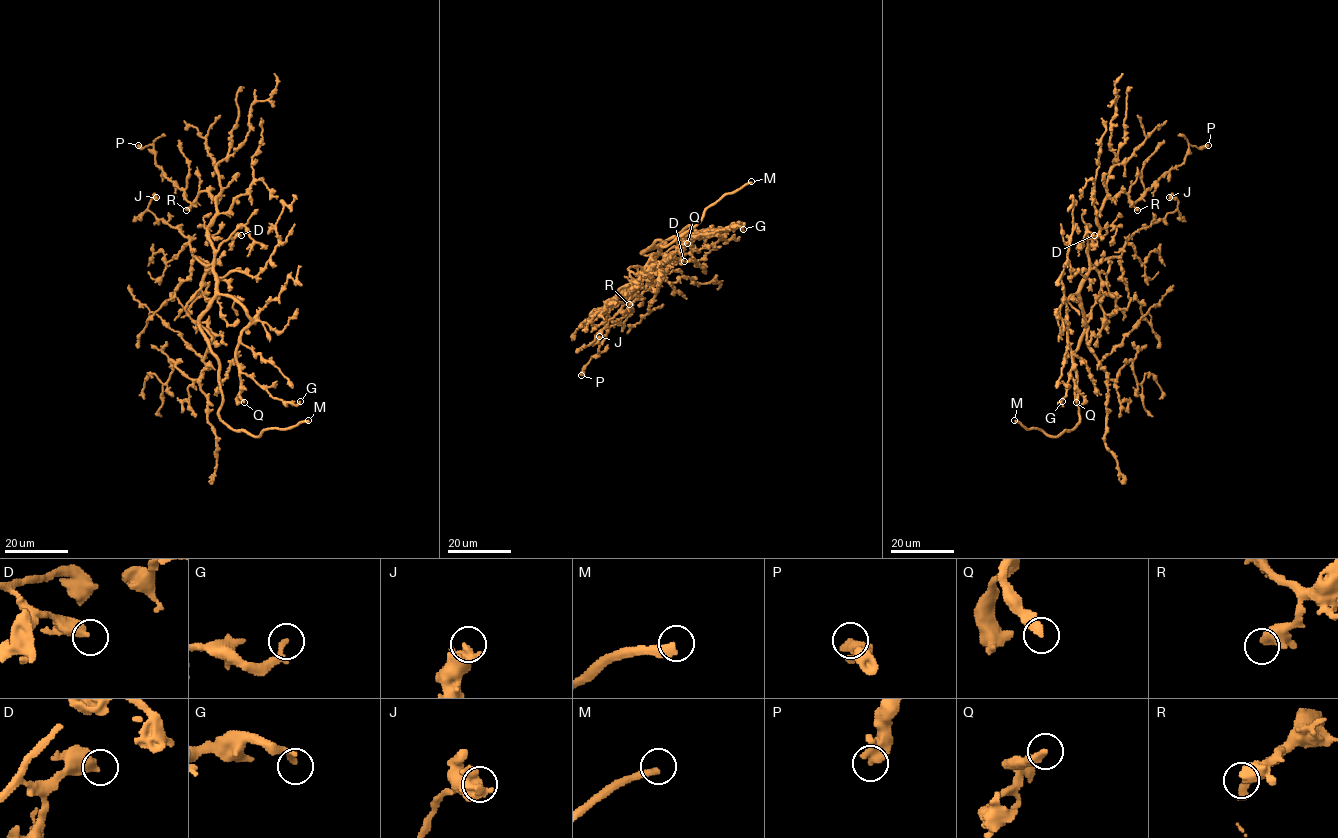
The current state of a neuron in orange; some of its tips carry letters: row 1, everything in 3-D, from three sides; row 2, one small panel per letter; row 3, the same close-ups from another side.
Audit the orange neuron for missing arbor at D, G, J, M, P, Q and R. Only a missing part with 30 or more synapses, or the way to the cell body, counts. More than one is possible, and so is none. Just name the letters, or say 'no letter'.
M, Q

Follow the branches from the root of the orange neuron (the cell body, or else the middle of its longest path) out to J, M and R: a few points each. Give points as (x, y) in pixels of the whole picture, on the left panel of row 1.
J: (215, 290), (213, 267), (203, 264), (193, 254), (187, 237), (148, 209), (149, 201), (156, 197)
M: (215, 290), (200, 330), (218, 361), (219, 418), (254, 436), (308, 420)
R: (215, 290), (214, 248), (208, 225), (216, 212), (216, 199), (201, 191), (186, 210)

